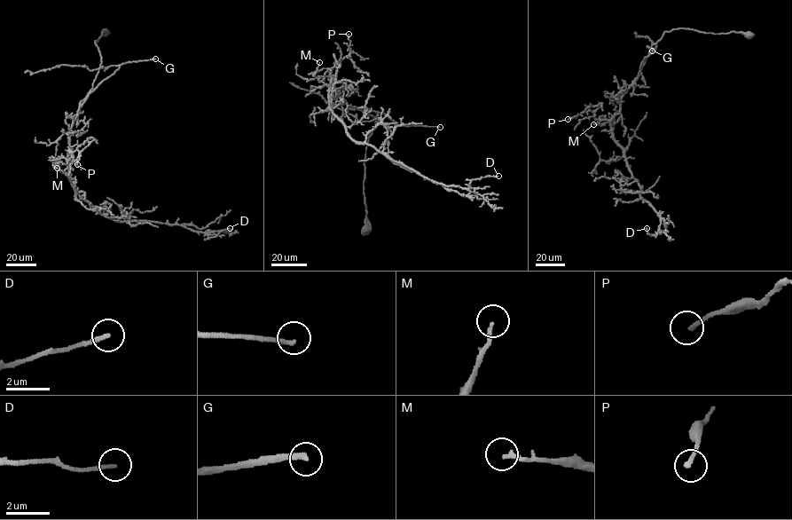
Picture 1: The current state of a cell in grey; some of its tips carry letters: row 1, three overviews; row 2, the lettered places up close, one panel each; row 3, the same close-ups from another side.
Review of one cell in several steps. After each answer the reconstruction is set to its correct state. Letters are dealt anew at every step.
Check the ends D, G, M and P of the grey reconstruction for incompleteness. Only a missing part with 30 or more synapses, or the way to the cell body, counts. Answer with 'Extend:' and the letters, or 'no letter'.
Extend: G

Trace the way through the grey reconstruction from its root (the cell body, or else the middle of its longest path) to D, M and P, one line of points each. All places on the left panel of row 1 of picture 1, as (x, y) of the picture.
D: (105, 32), (95, 42), (98, 71), (70, 131), (74, 191), (117, 221), (181, 224), (209, 238), (230, 228)
M: (105, 32), (95, 41), (101, 63), (71, 127), (67, 164), (58, 161), (55, 164), (57, 168)
P: (105, 32), (95, 42), (101, 58), (98, 71), (70, 131), (66, 160), (77, 150), (77, 164)

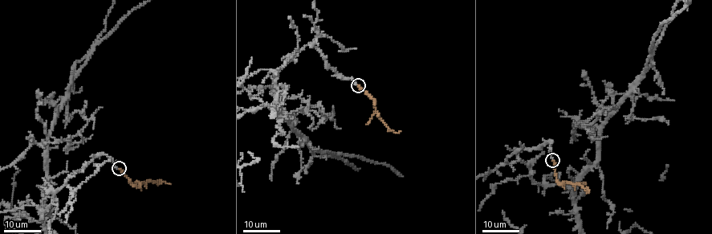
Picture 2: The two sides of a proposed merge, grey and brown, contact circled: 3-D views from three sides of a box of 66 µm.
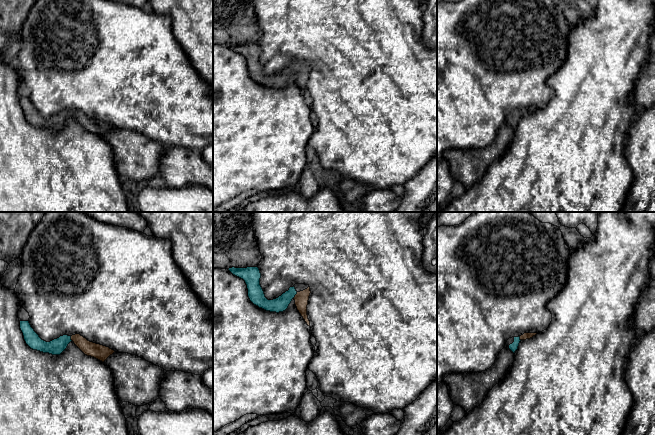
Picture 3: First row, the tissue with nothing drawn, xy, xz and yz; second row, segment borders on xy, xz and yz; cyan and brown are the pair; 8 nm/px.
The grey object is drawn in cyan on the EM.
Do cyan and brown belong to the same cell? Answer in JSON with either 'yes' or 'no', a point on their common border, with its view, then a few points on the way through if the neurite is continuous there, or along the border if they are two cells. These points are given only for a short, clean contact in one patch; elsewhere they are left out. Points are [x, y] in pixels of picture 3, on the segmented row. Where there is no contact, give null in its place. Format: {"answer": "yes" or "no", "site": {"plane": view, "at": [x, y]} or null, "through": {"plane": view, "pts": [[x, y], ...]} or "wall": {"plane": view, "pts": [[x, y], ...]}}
{"answer": "yes", "site": {"plane": "xz", "at": [295, 294]}, "through": {"plane": "xz", "pts": [[280, 304], [290, 294], [295, 294], [301, 298]]}}

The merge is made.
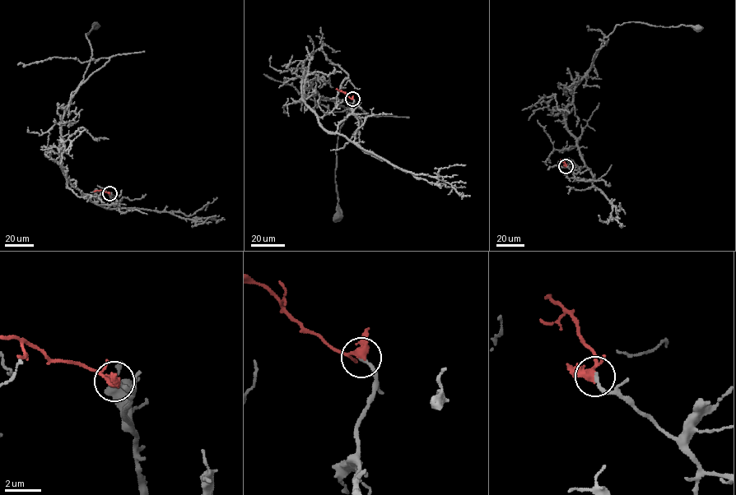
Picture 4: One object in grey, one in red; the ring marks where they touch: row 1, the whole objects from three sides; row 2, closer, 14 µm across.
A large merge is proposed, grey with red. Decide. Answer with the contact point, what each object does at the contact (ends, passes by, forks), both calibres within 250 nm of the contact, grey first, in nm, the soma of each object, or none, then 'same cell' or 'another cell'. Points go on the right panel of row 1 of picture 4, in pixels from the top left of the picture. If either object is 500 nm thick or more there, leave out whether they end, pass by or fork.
(565, 166) | grey ends | red forks | 240/300 nm | grey (698, 28) | red none | same cell

